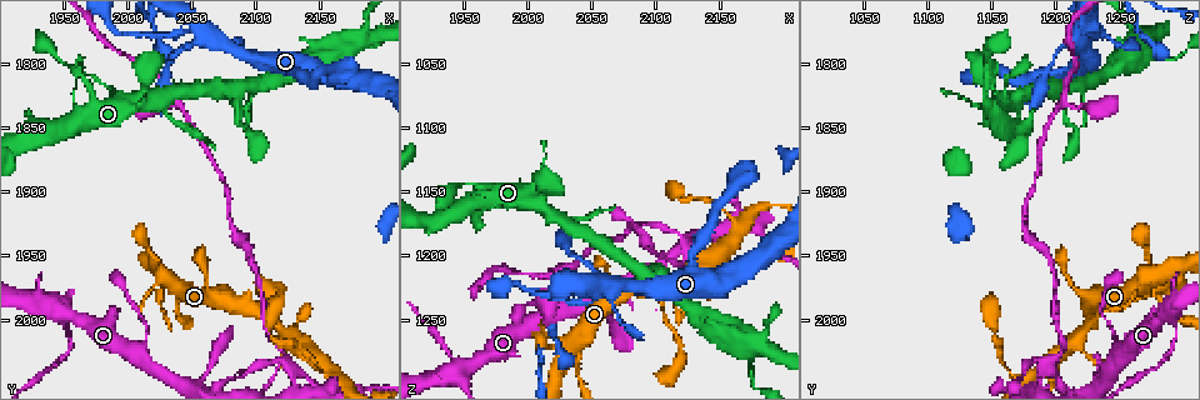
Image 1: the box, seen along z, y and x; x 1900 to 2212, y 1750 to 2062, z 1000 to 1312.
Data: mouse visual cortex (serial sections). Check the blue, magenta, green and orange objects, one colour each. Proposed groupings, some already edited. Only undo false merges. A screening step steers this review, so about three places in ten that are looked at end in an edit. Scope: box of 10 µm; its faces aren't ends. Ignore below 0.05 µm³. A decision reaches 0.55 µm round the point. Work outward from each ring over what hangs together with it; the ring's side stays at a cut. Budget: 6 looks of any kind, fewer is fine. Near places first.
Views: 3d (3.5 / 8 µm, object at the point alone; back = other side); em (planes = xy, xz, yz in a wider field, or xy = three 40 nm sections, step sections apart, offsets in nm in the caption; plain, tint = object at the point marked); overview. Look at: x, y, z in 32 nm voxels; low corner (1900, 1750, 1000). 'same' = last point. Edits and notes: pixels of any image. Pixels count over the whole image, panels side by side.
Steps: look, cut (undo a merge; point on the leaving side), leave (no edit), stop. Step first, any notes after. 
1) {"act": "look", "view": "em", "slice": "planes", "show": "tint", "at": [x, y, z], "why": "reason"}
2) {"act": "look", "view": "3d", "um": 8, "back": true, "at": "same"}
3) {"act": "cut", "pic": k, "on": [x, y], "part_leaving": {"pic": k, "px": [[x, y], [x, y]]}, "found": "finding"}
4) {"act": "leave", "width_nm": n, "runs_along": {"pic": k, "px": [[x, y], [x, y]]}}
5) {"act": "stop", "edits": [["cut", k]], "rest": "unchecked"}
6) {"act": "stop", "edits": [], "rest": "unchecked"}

{"act": "look", "view": "3d", "um": 8, "at": [2006, 2026, 1252], "why": "three-way junction"}

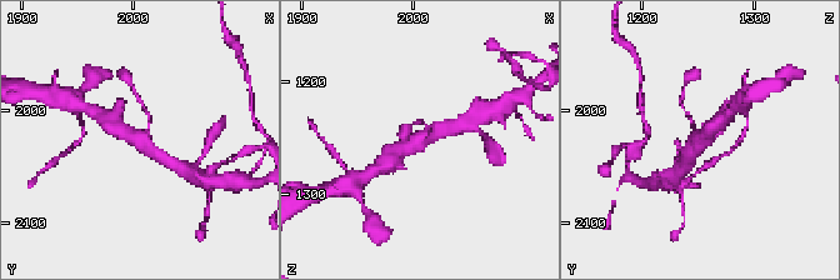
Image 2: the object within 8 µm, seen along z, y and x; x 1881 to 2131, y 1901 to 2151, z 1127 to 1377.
{"act": "look", "view": "3d", "um": 3.5, "at": "same", "why": "closer look"}

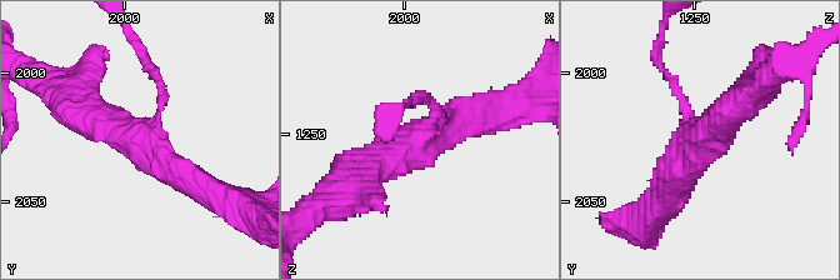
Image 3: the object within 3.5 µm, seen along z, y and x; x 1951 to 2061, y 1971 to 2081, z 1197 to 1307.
{"act": "look", "view": "em", "slice": "xy", "step": 3, "show": "tint", "at": [2006, 2027, 1251], "arms": 3, "arm_widths_nm": [100, 400, 450]}

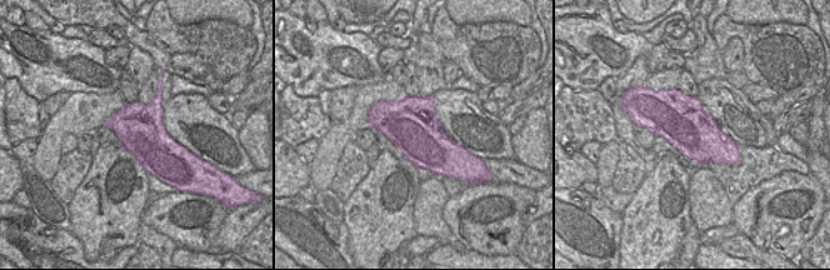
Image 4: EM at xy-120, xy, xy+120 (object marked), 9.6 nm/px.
{"act": "leave", "runs_along": {"pic": 3, "px": [[74, 103], [204, 188]]}, "found": "all the same cell"}

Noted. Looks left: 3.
{"act": "look", "view": "3d", "um": 3.5, "back": true, "at": [2100, 1990, 1226], "why": "a fork"}

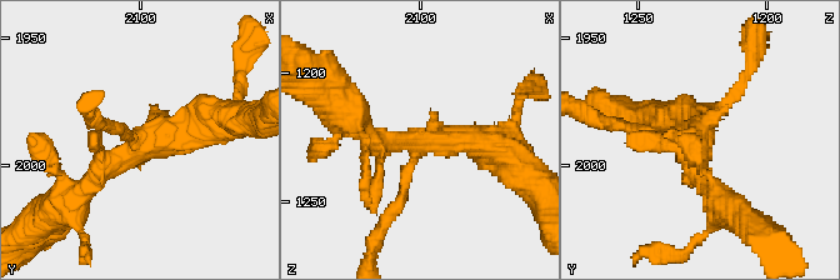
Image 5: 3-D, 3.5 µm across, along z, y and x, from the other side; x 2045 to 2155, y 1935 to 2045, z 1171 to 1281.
{"act": "look", "view": "em", "slice": "planes", "show": "tint", "at": [2100, 1993, 1228]}

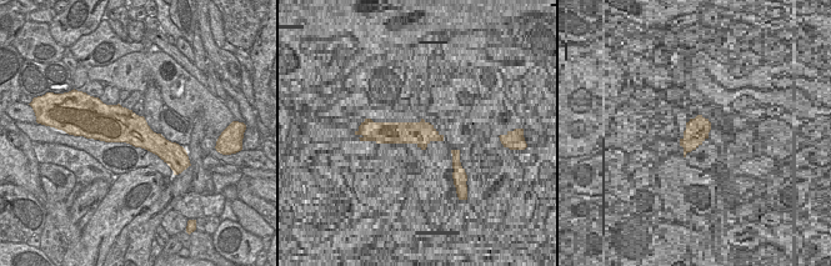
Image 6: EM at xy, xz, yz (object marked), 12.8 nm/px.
{"act": "leave", "found": "all the same cell"}

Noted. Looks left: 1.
{"act": "stop", "edits": [], "rest": "unchecked"}

